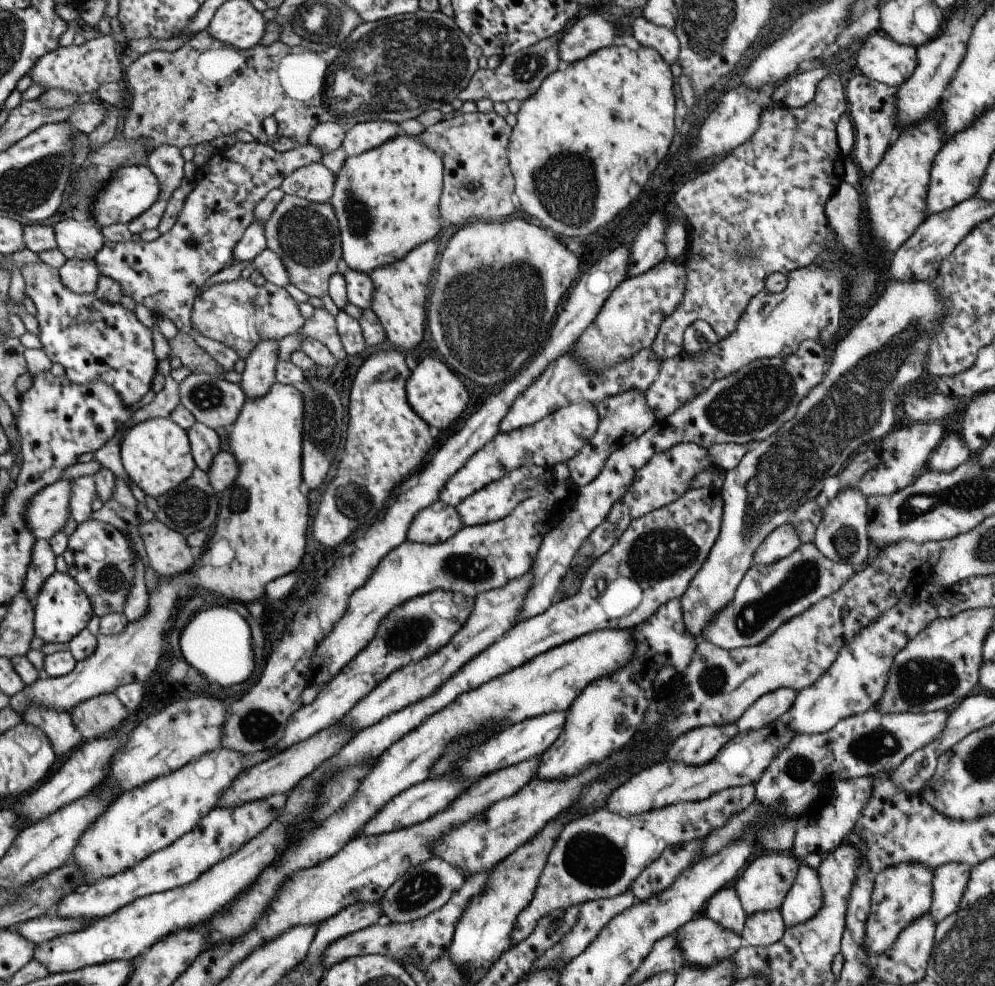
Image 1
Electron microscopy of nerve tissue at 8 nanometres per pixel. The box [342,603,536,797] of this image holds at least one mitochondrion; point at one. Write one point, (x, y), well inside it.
(411, 630)

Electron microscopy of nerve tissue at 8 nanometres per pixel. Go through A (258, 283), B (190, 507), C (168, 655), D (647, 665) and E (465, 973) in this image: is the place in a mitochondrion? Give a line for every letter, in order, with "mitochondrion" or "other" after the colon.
A: other
B: mitochondrion
C: other
D: other
E: other

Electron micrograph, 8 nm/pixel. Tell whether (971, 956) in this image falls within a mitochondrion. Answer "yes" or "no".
yes

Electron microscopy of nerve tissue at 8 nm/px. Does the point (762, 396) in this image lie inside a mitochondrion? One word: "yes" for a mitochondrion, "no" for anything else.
yes

